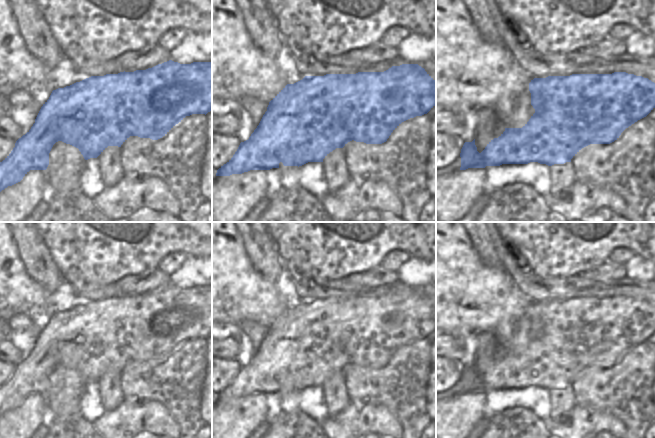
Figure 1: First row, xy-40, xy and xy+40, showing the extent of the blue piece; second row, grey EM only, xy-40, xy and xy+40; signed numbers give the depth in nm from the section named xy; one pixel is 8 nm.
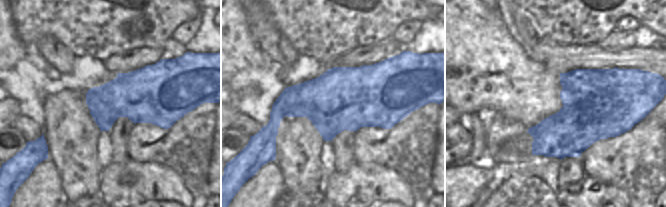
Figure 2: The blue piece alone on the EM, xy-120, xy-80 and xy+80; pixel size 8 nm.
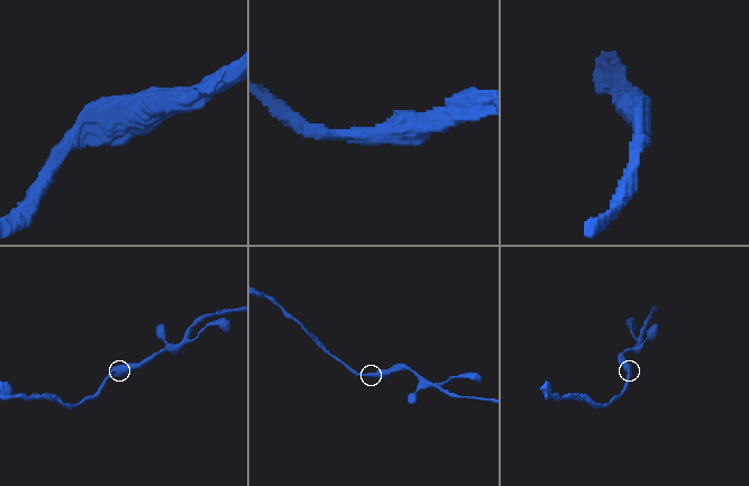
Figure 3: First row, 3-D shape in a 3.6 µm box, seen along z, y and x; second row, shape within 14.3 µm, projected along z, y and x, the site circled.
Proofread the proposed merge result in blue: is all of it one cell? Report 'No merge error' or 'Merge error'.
No merge error.

